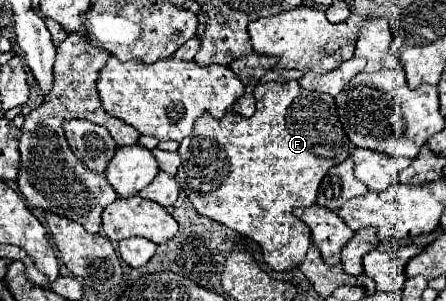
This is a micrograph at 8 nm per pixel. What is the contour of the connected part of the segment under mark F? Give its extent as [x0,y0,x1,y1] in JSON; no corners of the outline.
[175,81,351,271]

